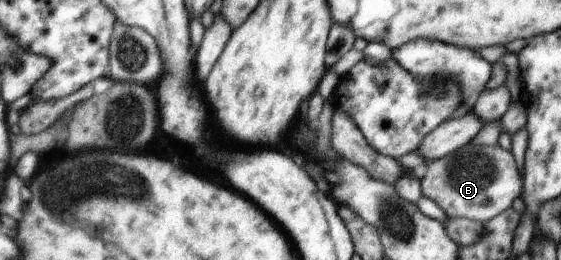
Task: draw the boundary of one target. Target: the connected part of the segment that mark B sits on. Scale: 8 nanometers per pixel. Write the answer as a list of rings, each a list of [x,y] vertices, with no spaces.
[[[465,144],[450,154],[427,162],[420,178],[420,193],[434,201],[447,218],[484,222],[504,212],[521,193],[521,175],[515,173],[511,152],[498,144]]]

